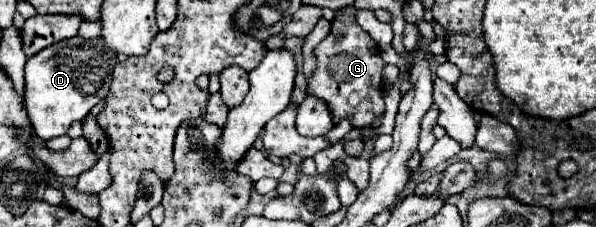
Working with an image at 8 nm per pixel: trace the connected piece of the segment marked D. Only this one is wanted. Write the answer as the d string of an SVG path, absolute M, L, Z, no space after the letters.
M74 36L48 46L26 62L26 110L38 138L50 140L68 132L70 124L84 120L106 98L116 66L116 54L98 36L92 40Z

